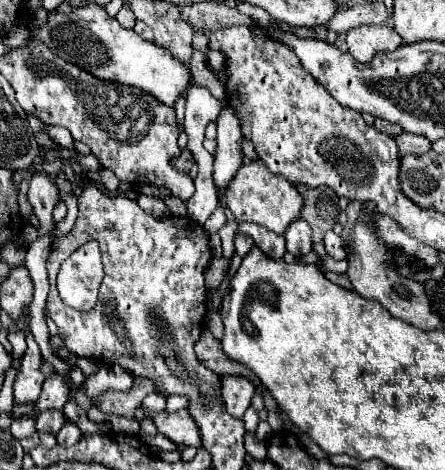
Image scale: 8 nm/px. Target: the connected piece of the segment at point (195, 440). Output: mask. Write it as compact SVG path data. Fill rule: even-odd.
M138 407L134 411L134 419L136 421L152 419L156 429L178 445L188 445L188 447L200 447L202 445L200 443L200 431L186 409L176 411L176 413L168 413L168 411L152 411L146 407Z

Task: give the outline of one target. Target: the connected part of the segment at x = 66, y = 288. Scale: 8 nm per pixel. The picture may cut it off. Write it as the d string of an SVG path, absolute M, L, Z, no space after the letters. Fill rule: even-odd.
M96 241L76 249L60 267L58 291L66 305L78 311L90 311L96 305L98 289L104 277L100 247Z

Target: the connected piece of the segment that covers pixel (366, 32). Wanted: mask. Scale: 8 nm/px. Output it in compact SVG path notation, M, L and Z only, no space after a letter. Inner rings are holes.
M362 25L346 33L348 53L360 63L372 61L376 53L394 51L400 47L400 41L400 35L392 27L384 25Z

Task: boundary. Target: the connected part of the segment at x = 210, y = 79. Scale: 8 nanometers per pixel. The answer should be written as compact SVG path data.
M194 49L190 63L193 80L199 85L205 86L216 99L224 100L226 98L226 89L209 69L206 61L206 55Z

